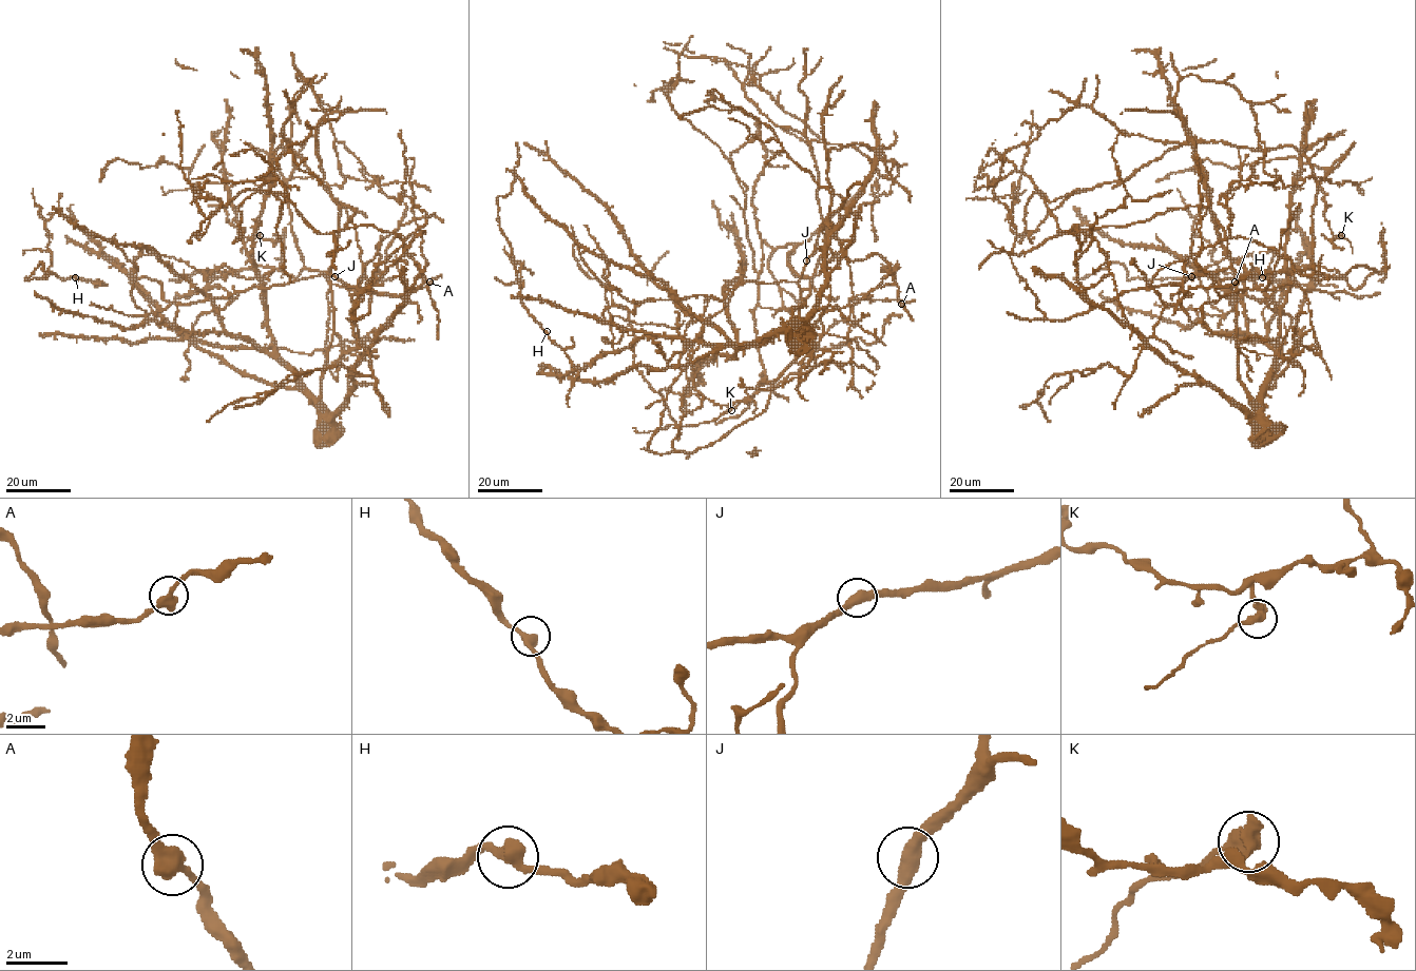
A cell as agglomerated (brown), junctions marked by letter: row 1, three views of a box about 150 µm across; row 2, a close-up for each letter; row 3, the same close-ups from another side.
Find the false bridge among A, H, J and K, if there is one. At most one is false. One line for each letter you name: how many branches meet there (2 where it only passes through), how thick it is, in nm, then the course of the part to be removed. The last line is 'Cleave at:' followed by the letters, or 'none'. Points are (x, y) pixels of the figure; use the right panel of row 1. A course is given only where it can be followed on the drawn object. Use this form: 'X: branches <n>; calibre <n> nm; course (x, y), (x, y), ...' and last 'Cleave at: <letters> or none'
K: branches 2; calibre 480 nm; course (1341, 235), (1348, 240), (1353, 253)
Cleave at: K

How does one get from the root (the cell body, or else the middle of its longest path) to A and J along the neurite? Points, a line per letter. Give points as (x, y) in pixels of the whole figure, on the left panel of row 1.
A: (326, 422), (321, 376), (339, 211), (354, 225), (371, 293), (399, 296), (429, 282)
J: (326, 422), (321, 402), (321, 376), (333, 329), (329, 268), (327, 272), (335, 276)

